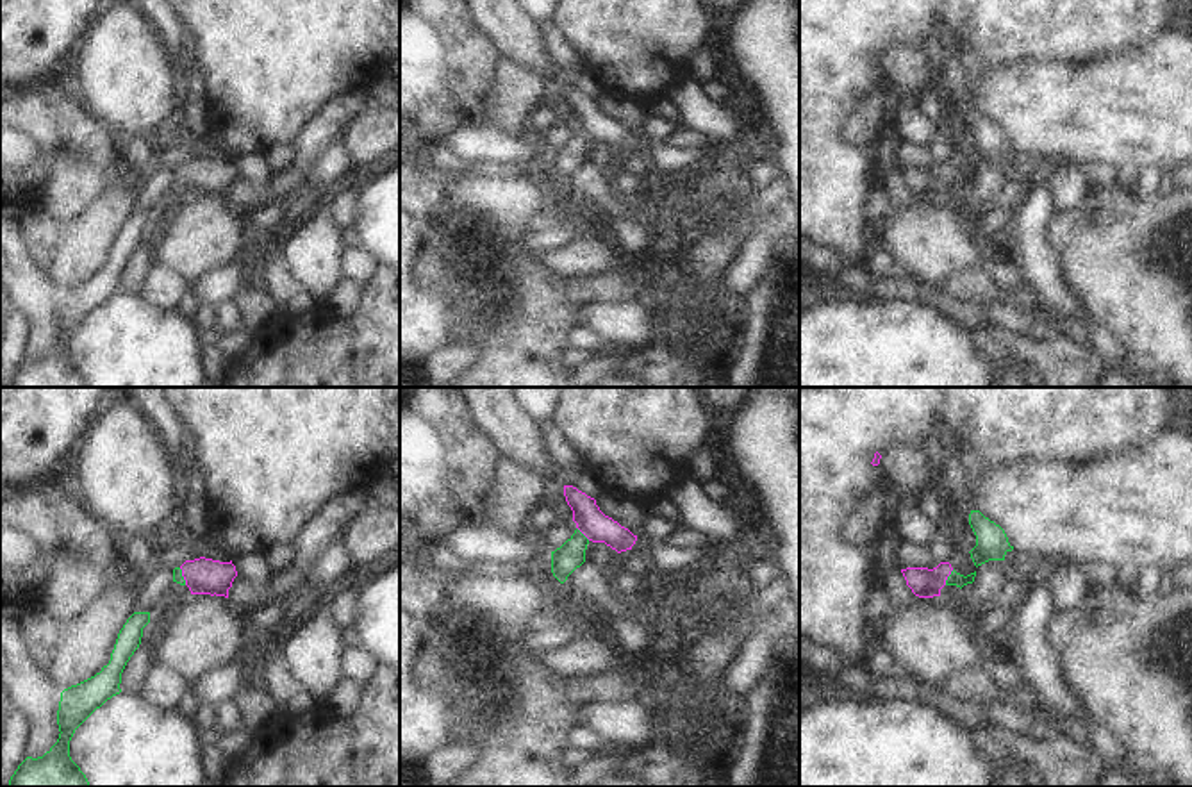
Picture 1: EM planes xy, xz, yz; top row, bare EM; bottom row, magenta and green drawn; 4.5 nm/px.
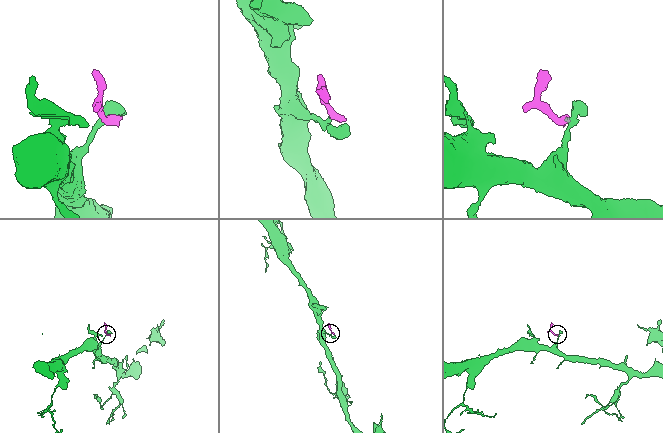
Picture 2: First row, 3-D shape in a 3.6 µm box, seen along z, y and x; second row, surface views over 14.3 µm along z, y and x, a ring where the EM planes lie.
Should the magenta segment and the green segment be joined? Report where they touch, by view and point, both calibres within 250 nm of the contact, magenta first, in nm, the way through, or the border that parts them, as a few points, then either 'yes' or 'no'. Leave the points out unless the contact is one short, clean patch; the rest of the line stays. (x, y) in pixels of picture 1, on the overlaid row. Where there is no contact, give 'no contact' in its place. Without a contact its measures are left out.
yz (948, 575) | 130/60 nm | across yz (925, 582), (948, 575), (955, 579) | yes

